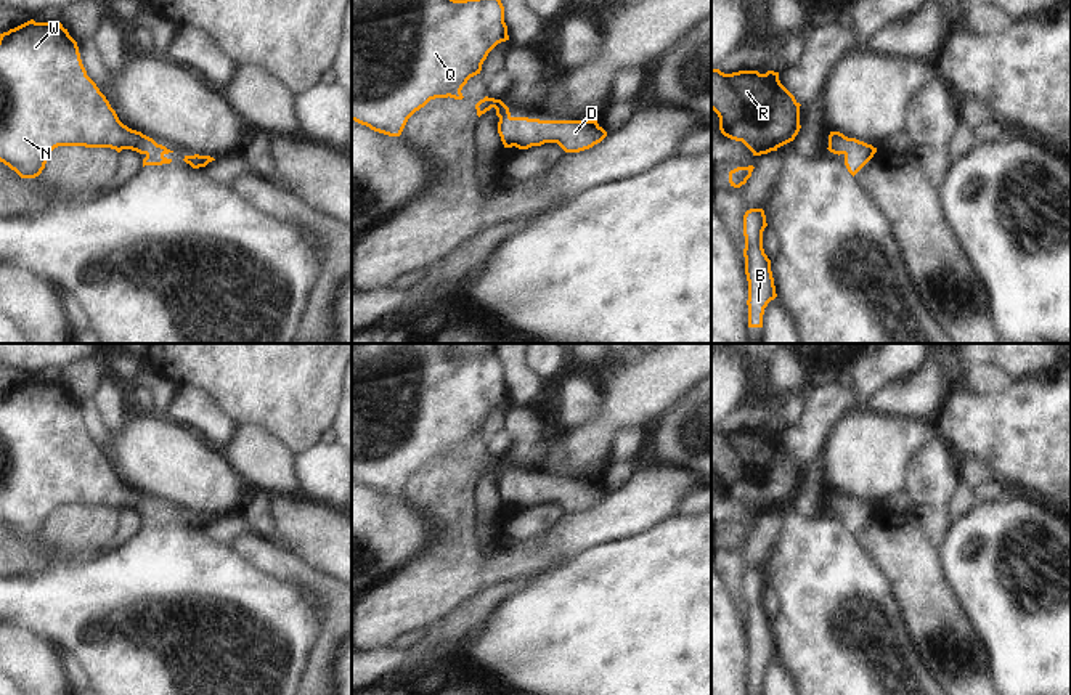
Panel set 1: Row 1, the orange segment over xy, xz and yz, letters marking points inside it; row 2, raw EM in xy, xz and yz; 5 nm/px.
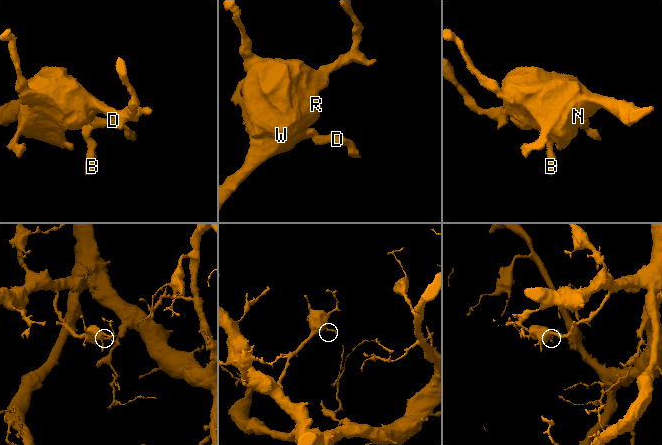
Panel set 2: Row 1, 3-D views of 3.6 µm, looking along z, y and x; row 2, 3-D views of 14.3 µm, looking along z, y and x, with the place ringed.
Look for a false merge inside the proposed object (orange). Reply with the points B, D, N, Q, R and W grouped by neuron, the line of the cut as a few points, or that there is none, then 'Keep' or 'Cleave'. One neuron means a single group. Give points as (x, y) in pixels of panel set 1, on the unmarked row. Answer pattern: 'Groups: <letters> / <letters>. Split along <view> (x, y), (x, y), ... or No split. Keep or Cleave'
Groups: B D N Q R W. No split. Keep

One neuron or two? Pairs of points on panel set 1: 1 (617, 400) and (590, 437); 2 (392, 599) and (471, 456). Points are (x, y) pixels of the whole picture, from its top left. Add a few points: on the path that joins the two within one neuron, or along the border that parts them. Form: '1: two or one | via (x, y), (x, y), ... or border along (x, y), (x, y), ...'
1: one | via (617, 410), (599, 427)
2: one | via (429, 565), (450, 544), (450, 493)

